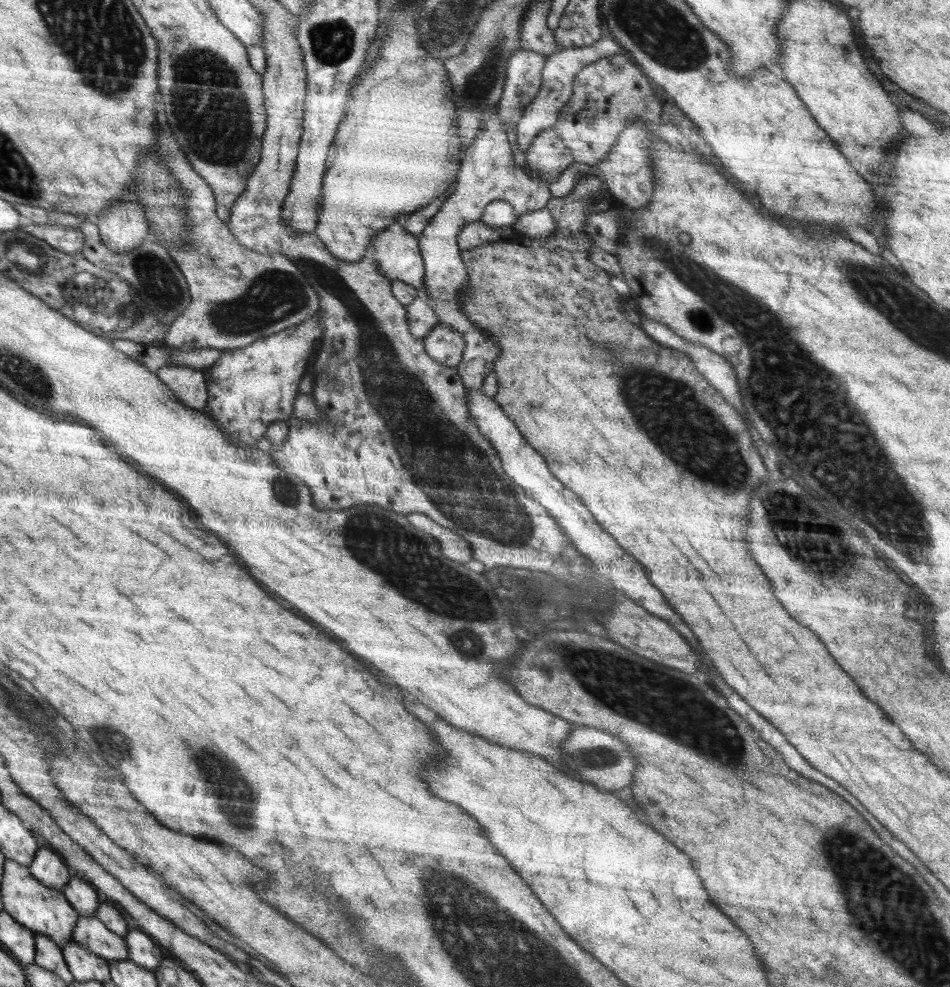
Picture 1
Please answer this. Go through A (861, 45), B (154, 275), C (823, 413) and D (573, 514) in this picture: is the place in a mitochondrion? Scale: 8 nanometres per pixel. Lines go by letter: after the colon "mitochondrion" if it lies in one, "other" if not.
A: other
B: mitochondrion
C: mitochondrion
D: other

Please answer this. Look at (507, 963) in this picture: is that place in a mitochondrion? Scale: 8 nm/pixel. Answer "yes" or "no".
yes

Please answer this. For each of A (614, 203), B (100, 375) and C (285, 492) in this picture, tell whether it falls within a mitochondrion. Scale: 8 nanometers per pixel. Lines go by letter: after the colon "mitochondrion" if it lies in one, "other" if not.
A: other
B: other
C: mitochondrion

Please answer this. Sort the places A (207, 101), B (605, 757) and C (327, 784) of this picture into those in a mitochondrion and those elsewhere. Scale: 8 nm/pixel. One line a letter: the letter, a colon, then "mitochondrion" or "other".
A: mitochondrion
B: mitochondrion
C: other

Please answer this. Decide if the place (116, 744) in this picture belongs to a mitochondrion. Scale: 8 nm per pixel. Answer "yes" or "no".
yes

